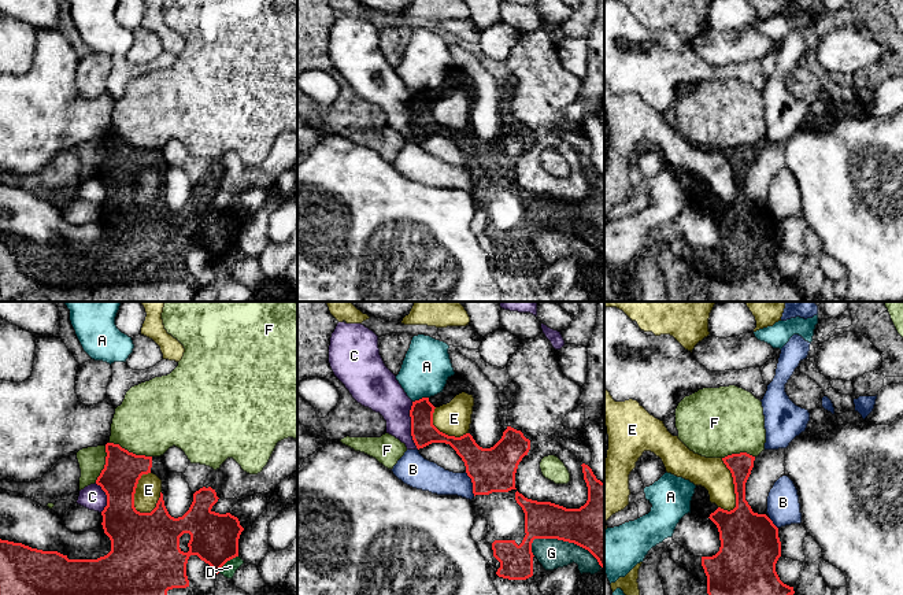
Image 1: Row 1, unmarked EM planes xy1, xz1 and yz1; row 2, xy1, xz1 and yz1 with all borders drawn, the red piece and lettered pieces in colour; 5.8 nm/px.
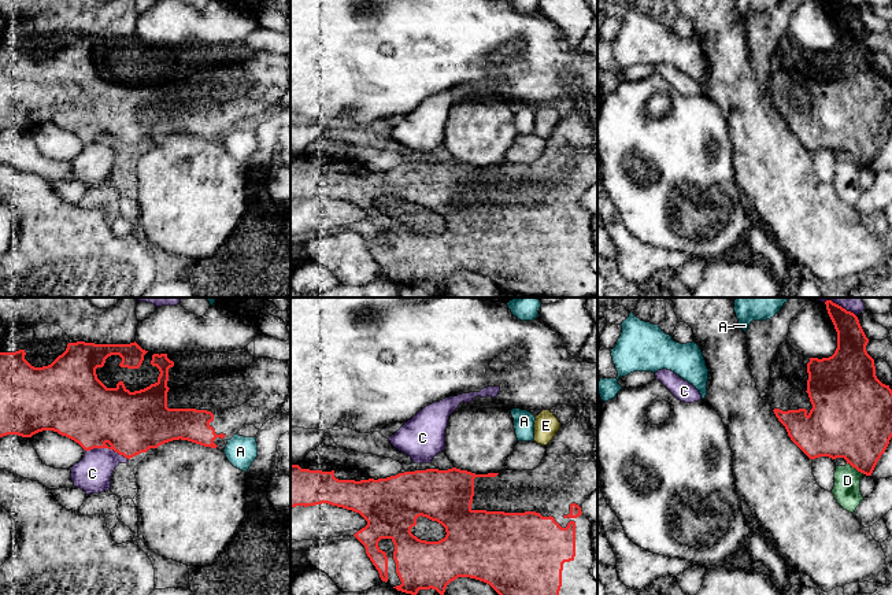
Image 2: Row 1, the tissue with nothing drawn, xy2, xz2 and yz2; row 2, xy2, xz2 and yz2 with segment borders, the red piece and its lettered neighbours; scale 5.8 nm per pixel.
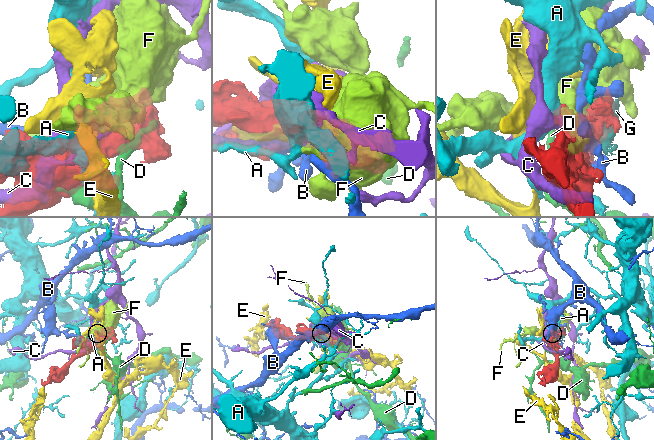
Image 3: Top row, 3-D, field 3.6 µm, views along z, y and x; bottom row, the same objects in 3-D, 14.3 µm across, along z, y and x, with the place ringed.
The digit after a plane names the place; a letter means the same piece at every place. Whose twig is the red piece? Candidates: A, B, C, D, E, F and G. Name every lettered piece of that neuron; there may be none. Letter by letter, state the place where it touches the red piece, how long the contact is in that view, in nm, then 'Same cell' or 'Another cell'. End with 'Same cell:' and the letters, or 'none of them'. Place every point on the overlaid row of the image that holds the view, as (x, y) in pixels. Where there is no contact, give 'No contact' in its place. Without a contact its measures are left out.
A: Touches red at xz1 (419, 399). Shared border 100 nm. Another cell
B: Touches red at xz1 (473, 484). Shared border 160 nm. Another cell
C: Touches red at xz1 (411, 425). Shared border 280 nm. Another cell
D: Touches red at xy1 (226, 561). Shared border 160 nm. Another cell
E: Touches red at xy1 (134, 491). Shared border 260 nm. Another cell
F: Touches red at xy1 (130, 453). Shared border 280 nm. Another cell
G: Touches red at xz1 (566, 540). Shared border 440 nm. Another cell
Same cell: none of them

